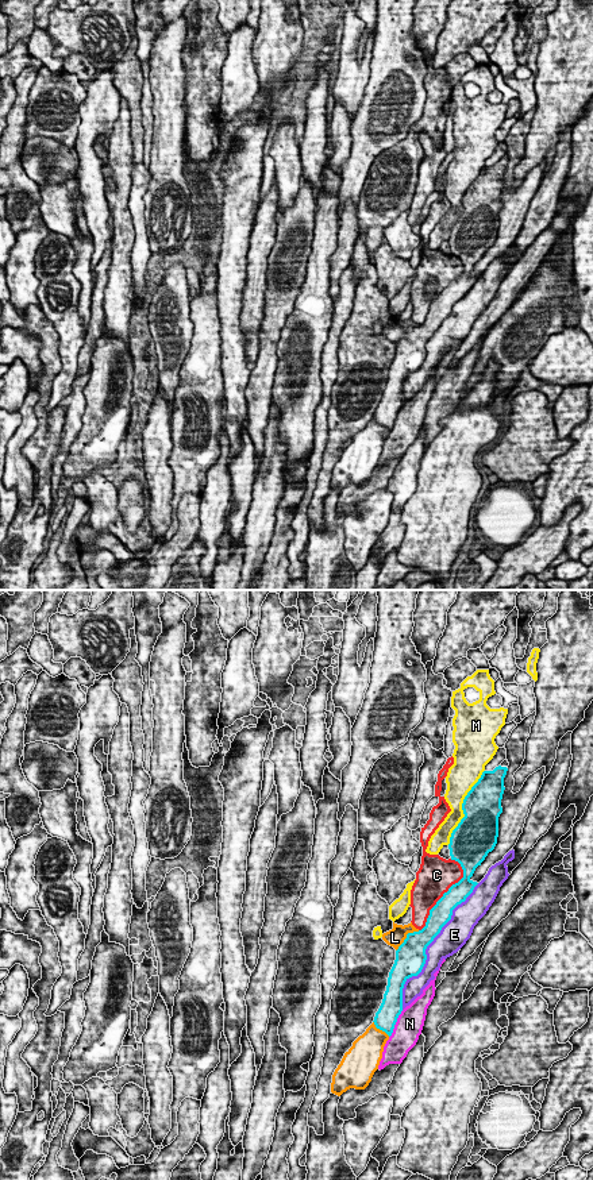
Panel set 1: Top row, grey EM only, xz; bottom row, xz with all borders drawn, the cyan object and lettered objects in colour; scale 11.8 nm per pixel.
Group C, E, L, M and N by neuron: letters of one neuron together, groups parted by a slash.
C / E / L / M / N

